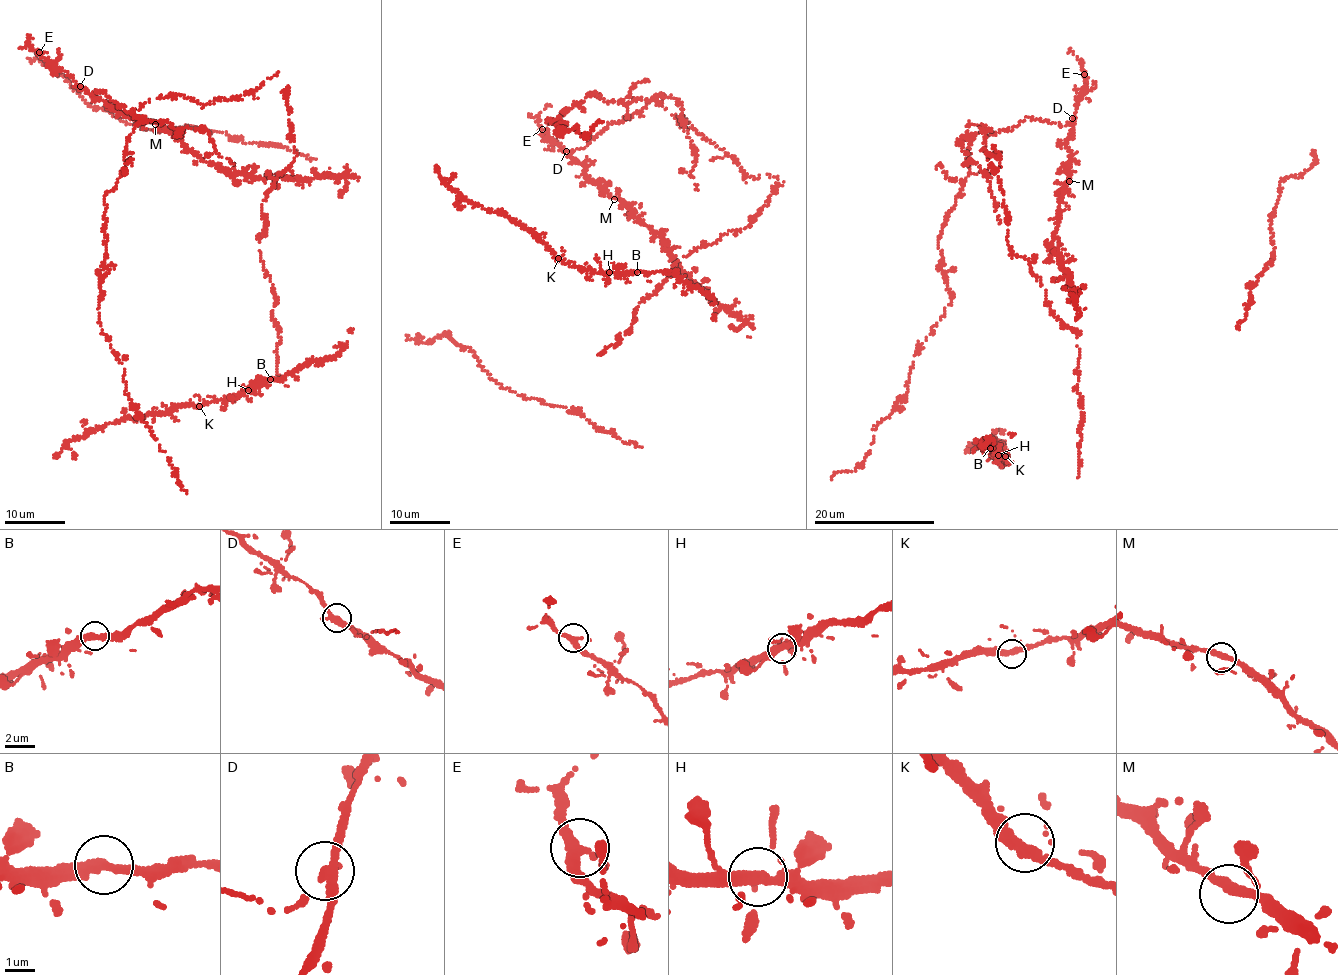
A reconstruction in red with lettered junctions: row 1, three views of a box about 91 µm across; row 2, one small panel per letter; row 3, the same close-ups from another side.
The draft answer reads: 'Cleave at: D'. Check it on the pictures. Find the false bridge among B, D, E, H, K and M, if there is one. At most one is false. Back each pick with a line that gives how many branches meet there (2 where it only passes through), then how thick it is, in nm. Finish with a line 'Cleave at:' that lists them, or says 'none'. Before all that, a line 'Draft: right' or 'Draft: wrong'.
Draft: right
D: 2 | 360 nm
Cleave at: D

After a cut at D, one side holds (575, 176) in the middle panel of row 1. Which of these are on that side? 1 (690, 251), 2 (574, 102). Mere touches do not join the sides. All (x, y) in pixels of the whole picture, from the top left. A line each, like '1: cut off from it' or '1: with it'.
1: cut off from it
2: cut off from it

